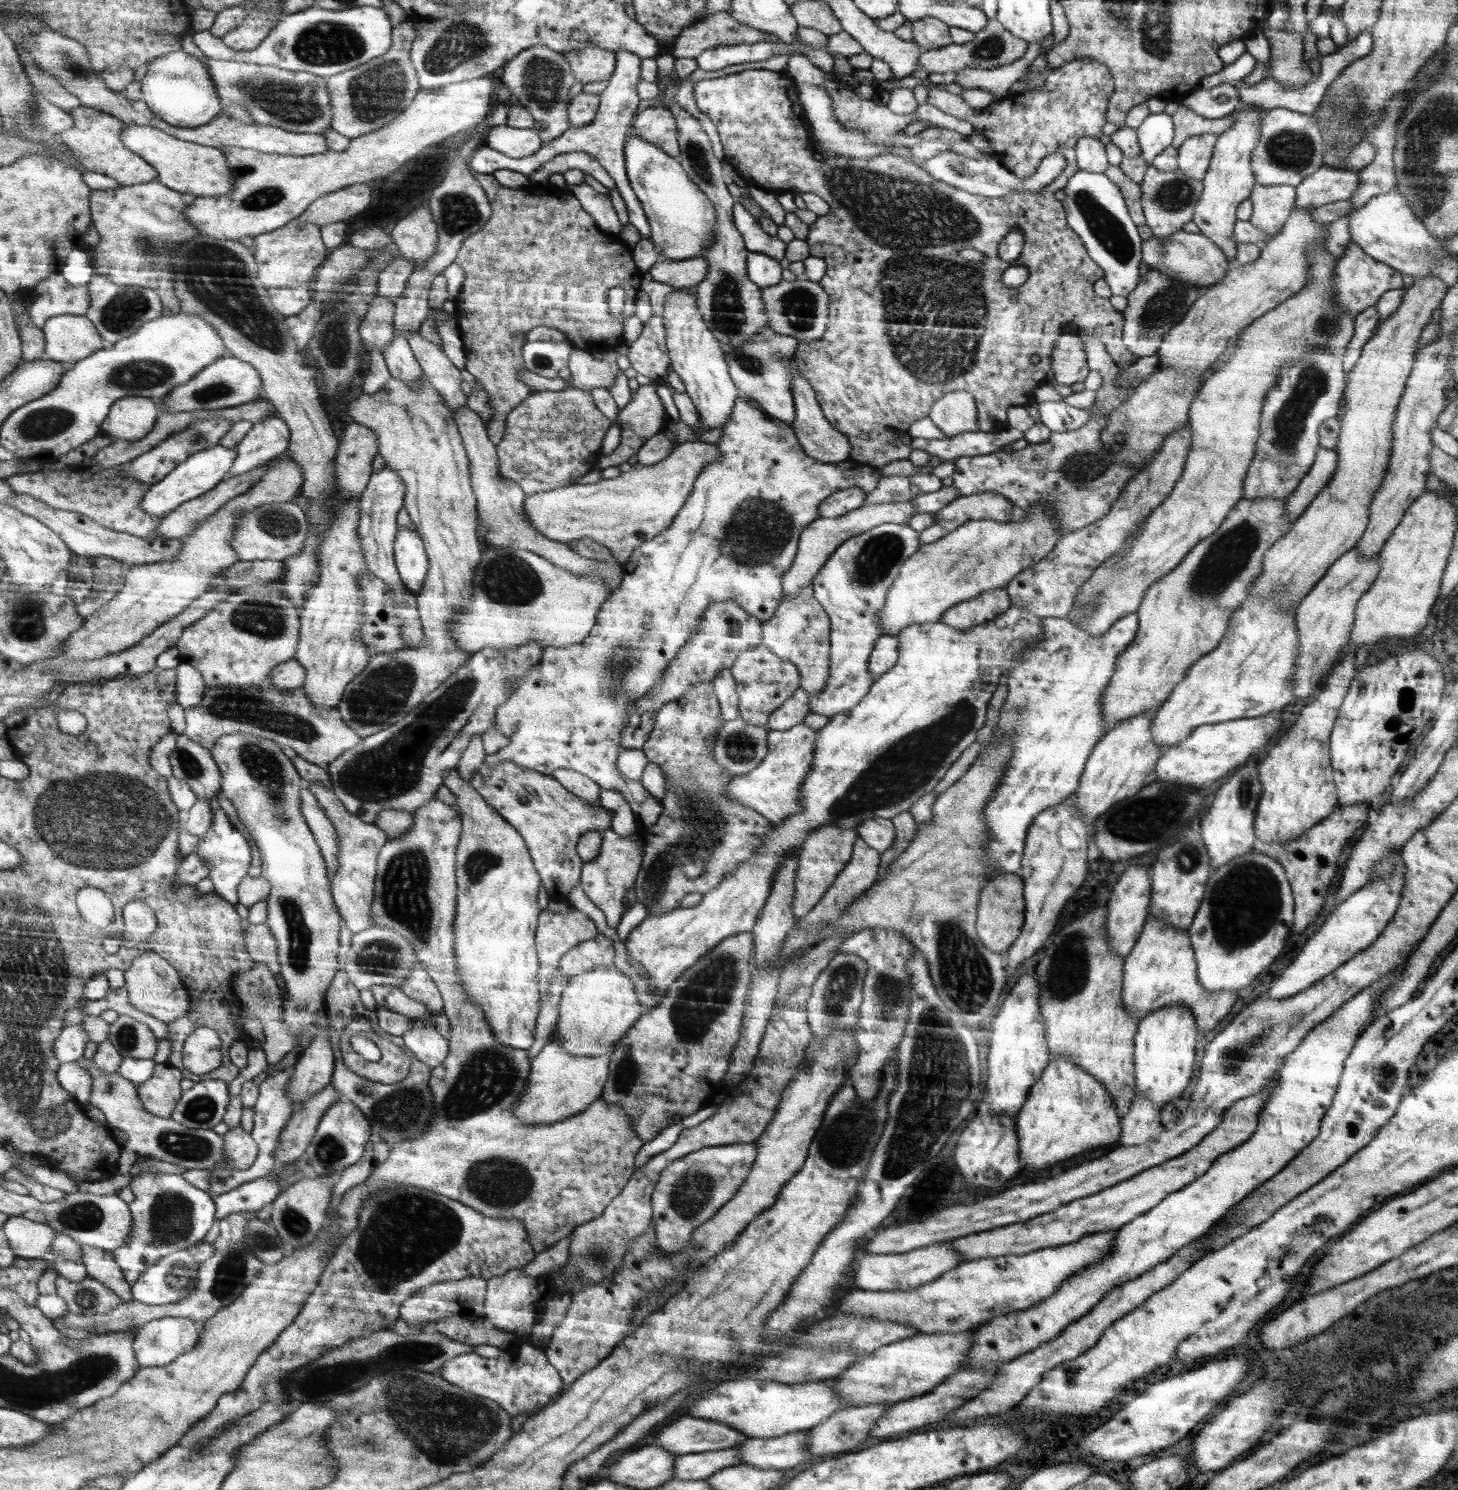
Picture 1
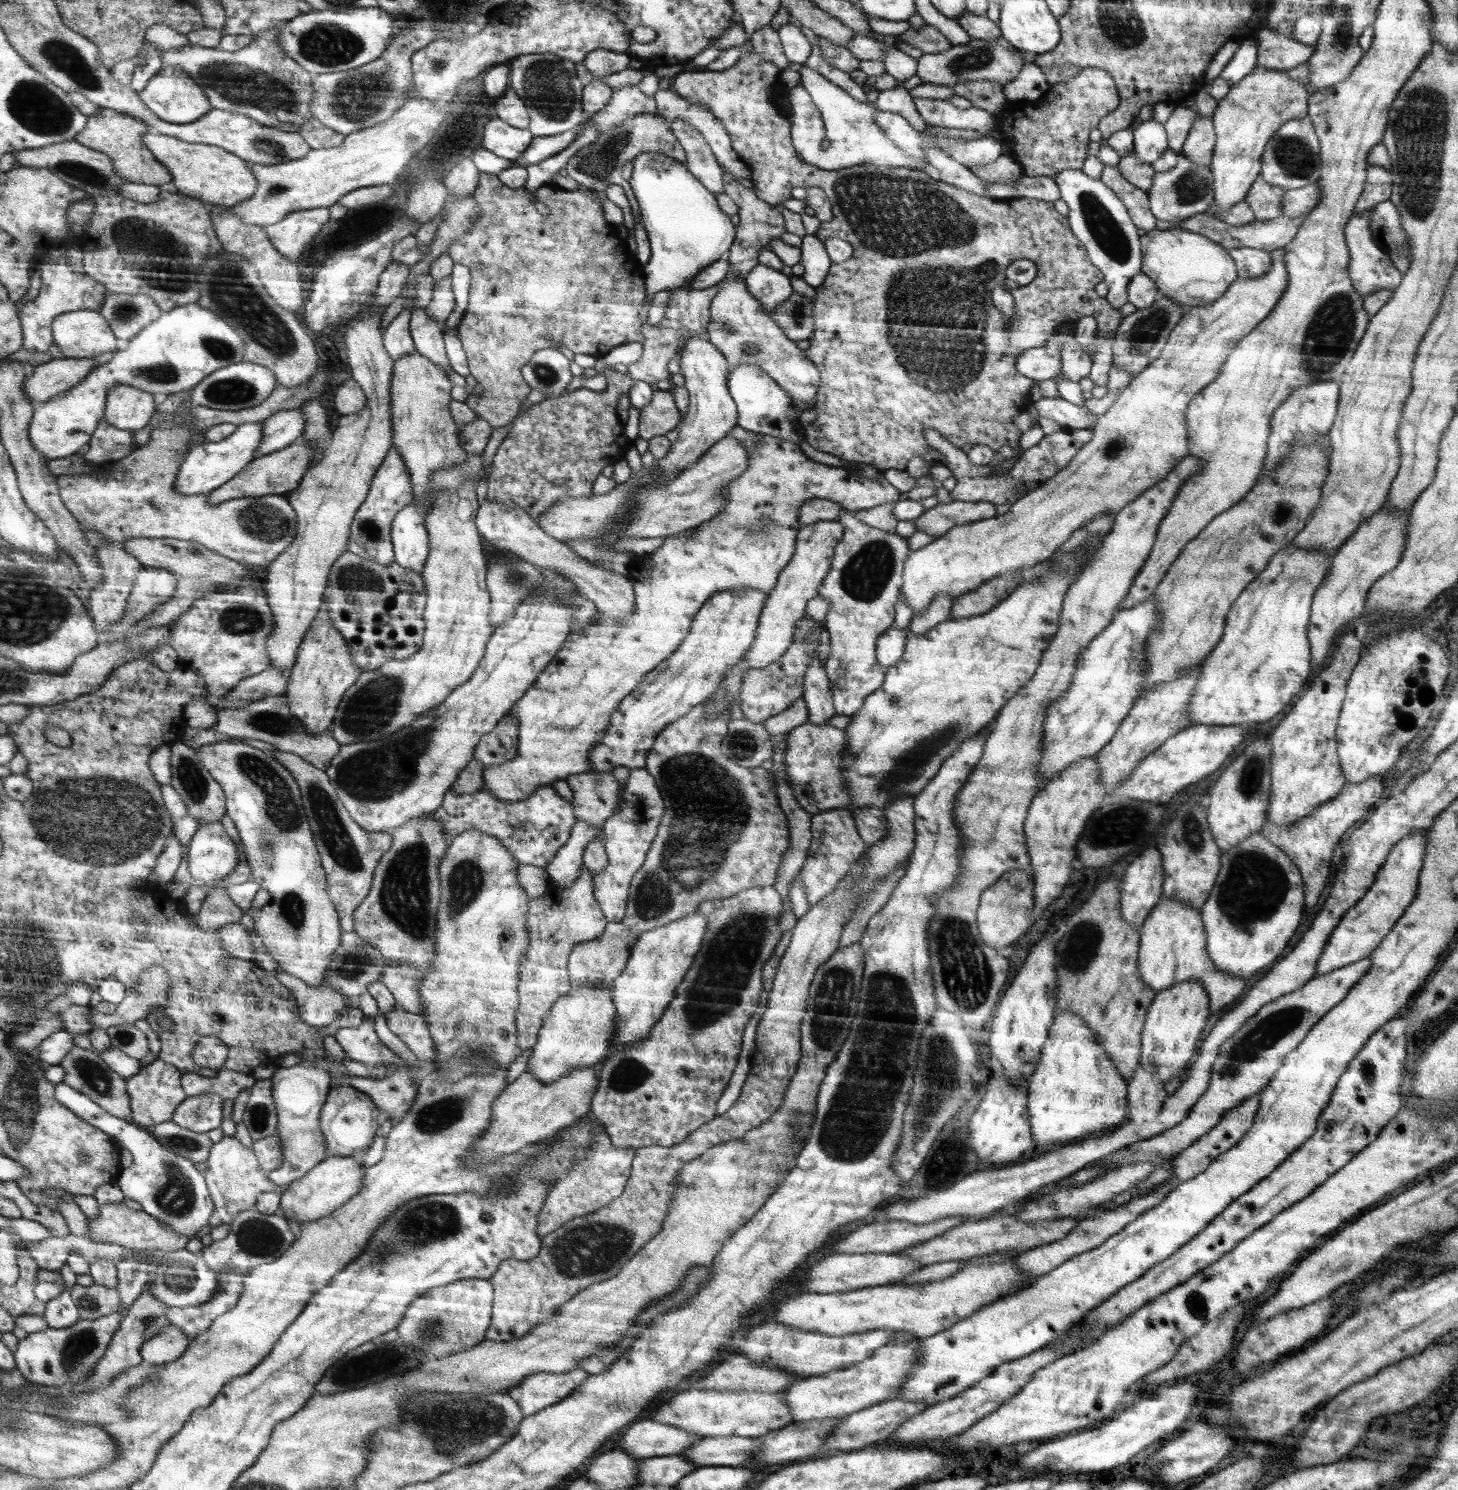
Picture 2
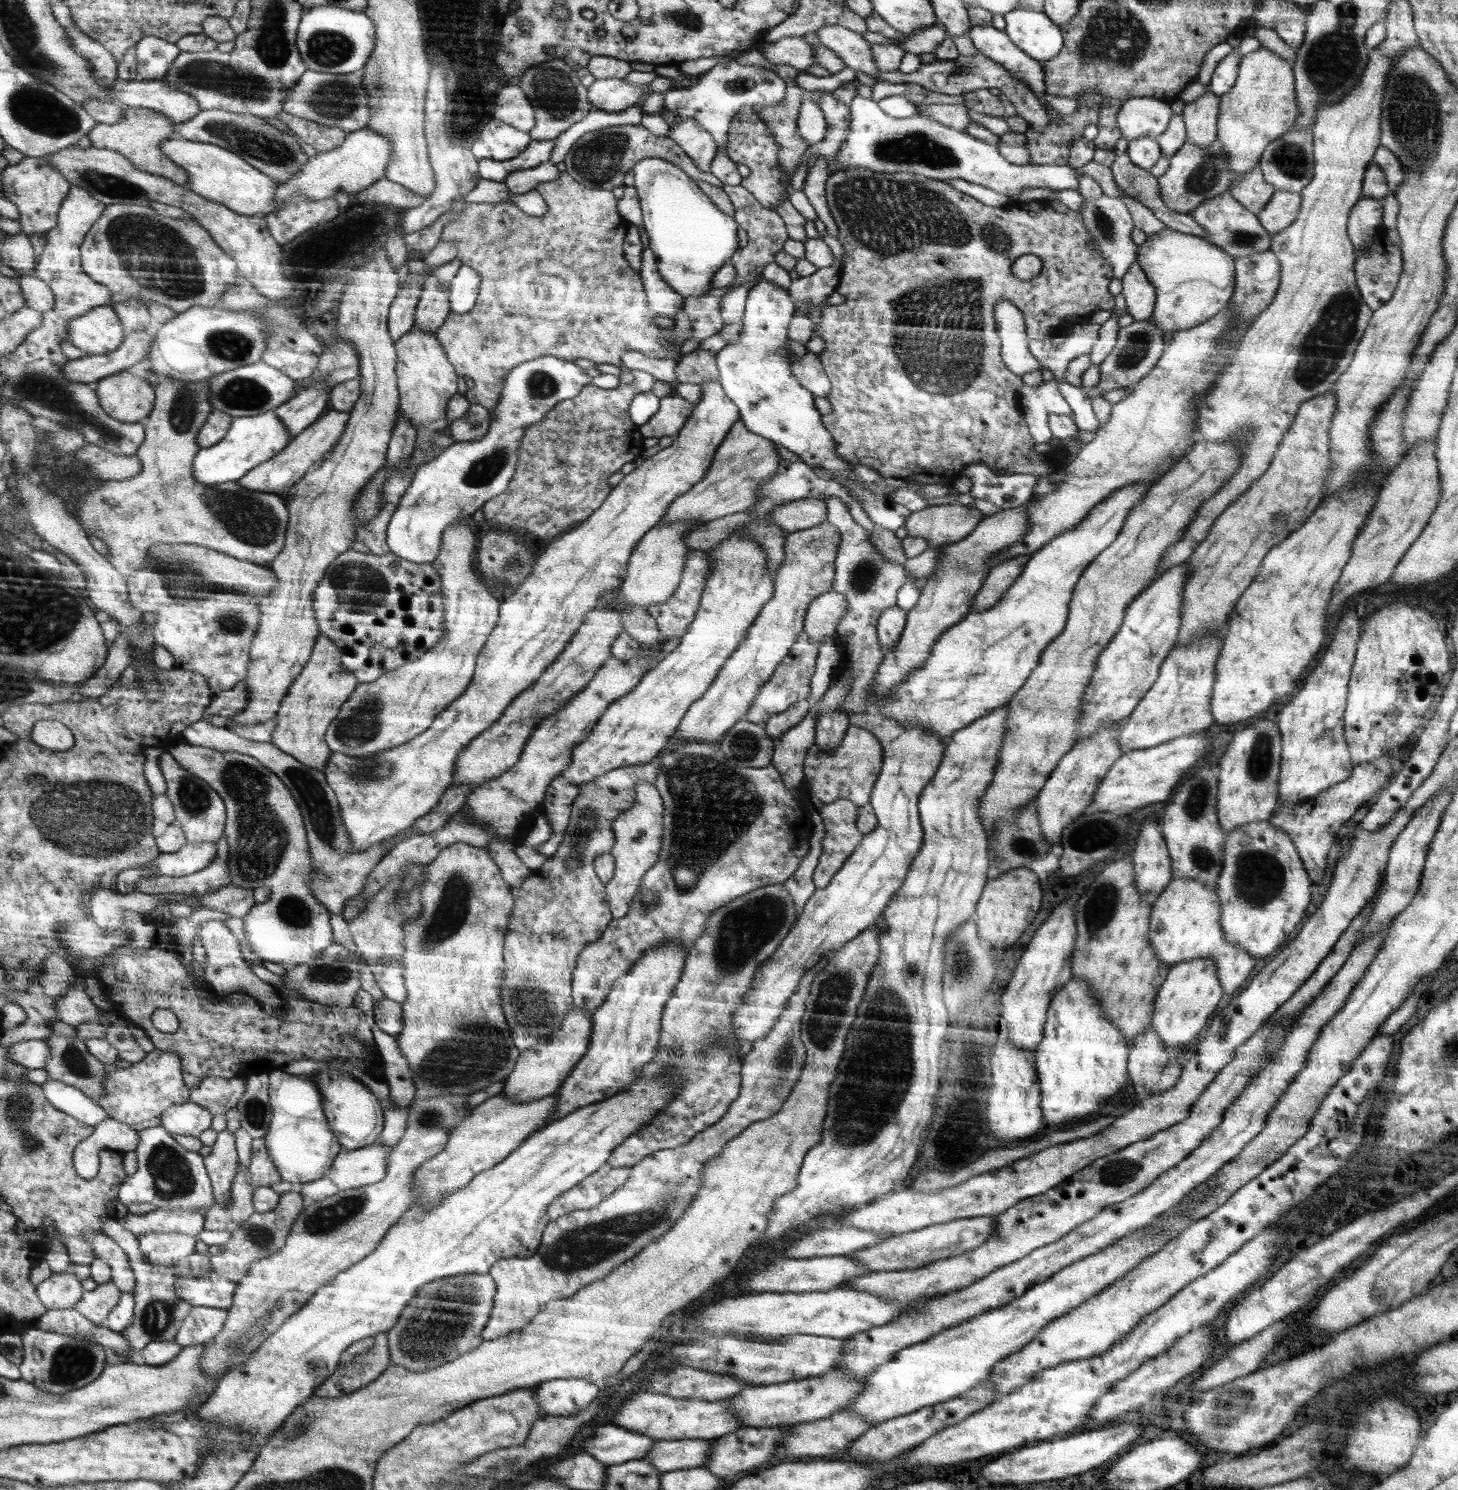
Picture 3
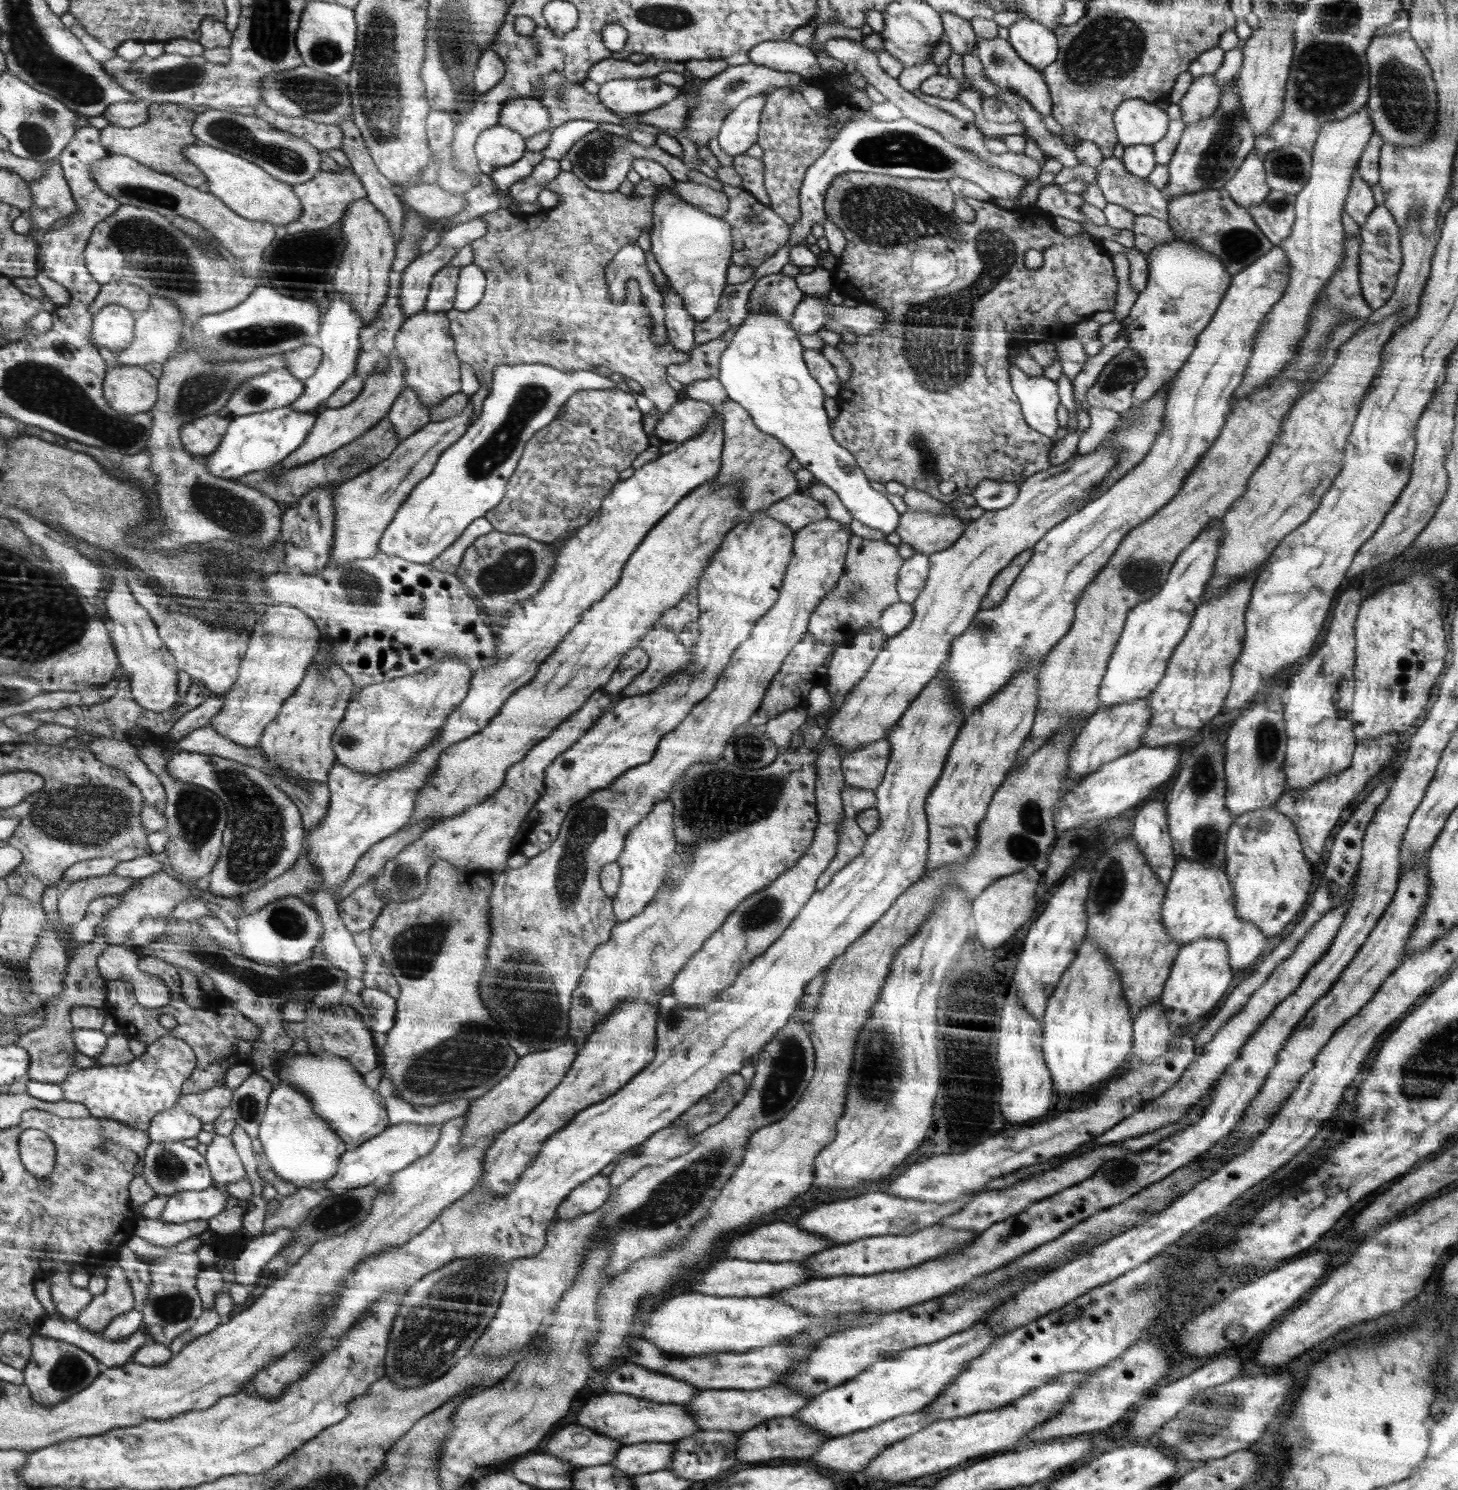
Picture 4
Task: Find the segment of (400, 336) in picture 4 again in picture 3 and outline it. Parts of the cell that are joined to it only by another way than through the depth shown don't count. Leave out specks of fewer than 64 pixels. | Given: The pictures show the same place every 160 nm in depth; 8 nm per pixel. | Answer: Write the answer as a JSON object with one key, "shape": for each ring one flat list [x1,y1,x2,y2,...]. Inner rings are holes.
{"shape":[[415,327,410,334,404,335,402,339,396,341,396,348,398,352,396,373,399,374,400,400,402,401,399,404,400,413,412,423,418,433,416,447,425,453,429,453,431,448,435,447,436,434,440,434,440,430,444,430,444,426,448,428,448,421,450,420,444,418,444,414,447,414,447,404,458,392,456,390,456,374,454,374,453,365,448,361,436,333]]}

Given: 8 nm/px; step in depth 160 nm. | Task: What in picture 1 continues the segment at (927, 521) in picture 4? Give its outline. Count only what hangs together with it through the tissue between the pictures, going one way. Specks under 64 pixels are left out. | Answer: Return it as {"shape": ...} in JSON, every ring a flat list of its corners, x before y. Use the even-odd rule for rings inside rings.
{"shape":[[980,492,960,496,936,513,935,523,944,527,945,534,971,520,997,520,1007,523,1014,504,998,492]]}

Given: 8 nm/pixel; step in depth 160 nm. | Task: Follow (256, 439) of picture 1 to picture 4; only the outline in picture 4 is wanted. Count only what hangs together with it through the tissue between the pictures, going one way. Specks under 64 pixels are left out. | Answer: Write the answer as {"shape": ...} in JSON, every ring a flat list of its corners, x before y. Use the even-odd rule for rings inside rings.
{"shape":[[337,292,319,330,318,346,323,348,323,362,319,364,315,375,304,381,303,395,290,404,293,409,298,412,317,414,325,407,326,401,355,375,359,351,362,350,359,338,364,328,365,324,360,320,359,313,352,308,351,301]]}

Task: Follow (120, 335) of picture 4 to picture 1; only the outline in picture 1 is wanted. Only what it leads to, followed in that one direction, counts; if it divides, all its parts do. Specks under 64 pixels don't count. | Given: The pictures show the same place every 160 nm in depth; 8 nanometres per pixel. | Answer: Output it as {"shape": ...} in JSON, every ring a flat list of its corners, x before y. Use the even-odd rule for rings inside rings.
{"shape":[[58,315,47,320,43,333,51,361,72,364,94,354,106,344,99,329,86,315]]}

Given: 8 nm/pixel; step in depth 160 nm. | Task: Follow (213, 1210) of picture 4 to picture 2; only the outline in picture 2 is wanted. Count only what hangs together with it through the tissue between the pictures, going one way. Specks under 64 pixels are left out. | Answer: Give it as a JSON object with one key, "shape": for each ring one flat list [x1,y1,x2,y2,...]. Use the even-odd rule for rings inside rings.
{"shape":[[124,1203,121,1204,98,1204,98,1216,96,1219,88,1219,88,1239,92,1242,119,1244,120,1246,137,1249,138,1251,174,1251,185,1248,190,1240,186,1236,176,1234,168,1226,164,1226,155,1216,146,1212,131,1210]]}

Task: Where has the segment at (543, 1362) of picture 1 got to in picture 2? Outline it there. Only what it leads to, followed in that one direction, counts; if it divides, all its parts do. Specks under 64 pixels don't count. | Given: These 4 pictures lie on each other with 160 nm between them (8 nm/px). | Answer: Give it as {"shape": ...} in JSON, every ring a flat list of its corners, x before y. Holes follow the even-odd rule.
{"shape":[[574,1369,570,1372,556,1373,556,1372,535,1372,527,1376,522,1383,517,1384,514,1388,509,1388,507,1392,500,1392,510,1395,520,1405,523,1415,525,1417,542,1410,548,1406,556,1404,560,1400,564,1400,570,1396,588,1377,585,1370]]}

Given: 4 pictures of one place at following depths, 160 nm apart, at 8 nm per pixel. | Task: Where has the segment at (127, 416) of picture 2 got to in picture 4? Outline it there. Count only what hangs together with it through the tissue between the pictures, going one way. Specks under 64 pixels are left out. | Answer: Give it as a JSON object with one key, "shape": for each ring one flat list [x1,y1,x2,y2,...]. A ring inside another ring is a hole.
{"shape":[[114,366,104,380,107,403,127,415,150,412,156,402,156,388,159,381,143,366]]}

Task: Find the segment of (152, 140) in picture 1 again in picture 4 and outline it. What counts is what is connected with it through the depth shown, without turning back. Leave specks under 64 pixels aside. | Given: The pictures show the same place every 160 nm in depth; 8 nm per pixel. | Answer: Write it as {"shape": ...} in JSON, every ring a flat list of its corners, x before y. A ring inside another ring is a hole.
{"shape":[[202,142,184,148,183,155,208,177,209,192,222,200,236,214,248,220,264,220,275,226,288,224,301,218,303,203,295,193,293,185,276,180,276,177,260,168,260,165]]}

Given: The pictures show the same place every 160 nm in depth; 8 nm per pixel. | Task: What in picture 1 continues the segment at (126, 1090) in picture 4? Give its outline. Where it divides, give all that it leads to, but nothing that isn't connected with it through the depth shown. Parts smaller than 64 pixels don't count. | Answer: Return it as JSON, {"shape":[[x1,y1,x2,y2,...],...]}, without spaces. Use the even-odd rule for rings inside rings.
{"shape":[[169,1062,155,1063,153,1073,146,1082,137,1085,139,1099,143,1101,144,1107,154,1116,168,1118,178,1100,183,1095,181,1089,181,1080,183,1079,182,1071]]}

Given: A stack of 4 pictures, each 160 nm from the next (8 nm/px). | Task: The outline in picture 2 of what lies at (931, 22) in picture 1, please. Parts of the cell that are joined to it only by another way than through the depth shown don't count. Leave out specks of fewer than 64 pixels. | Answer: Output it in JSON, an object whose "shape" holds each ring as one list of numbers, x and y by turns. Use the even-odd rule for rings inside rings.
{"shape":[[927,23,918,31,915,28,910,28,904,34,891,39,894,45,896,41,902,40,907,45,920,48,923,54,938,54,953,46,937,28]]}

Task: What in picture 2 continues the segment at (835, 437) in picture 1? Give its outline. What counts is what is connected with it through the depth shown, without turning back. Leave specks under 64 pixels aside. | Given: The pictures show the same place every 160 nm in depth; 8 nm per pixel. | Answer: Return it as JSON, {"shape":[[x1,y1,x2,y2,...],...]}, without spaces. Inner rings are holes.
{"shape":[[672,120,671,132,679,139,686,150,686,167,713,193,722,193,726,184,722,180,722,166,716,162,717,157,711,151,706,137,694,125,686,120],[729,271,728,275,719,284,716,284,716,287,719,288,719,291,716,297,712,299,712,305,710,305,711,321,707,324,707,336,710,338,711,343,716,345,720,352,724,353,732,366,742,363,756,364,793,399,814,400,818,394,820,380,822,380,819,370,816,369,815,363,806,355,806,352,796,344,796,341,787,337,777,321,767,314,763,302,753,296,747,288,747,278,738,273,734,275]]}

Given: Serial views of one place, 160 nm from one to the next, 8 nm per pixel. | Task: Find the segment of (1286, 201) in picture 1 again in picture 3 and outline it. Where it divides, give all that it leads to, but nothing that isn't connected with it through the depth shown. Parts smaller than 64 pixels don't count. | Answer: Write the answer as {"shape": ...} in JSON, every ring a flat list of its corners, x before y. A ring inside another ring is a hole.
{"shape":[[1254,167,1248,174,1243,174,1238,183,1227,191,1250,212,1258,214,1268,204,1275,188,1263,177,1260,167]]}

